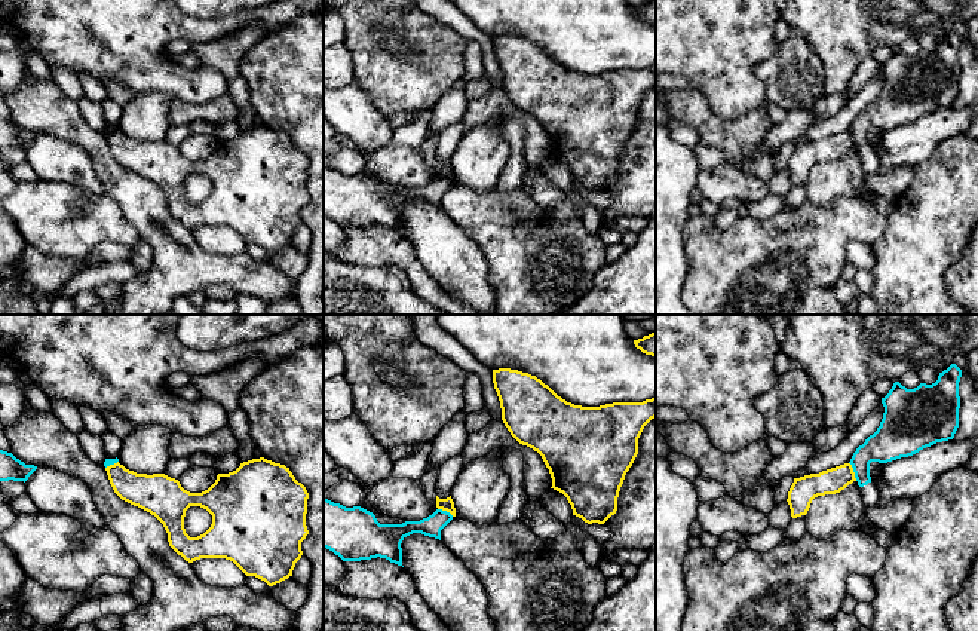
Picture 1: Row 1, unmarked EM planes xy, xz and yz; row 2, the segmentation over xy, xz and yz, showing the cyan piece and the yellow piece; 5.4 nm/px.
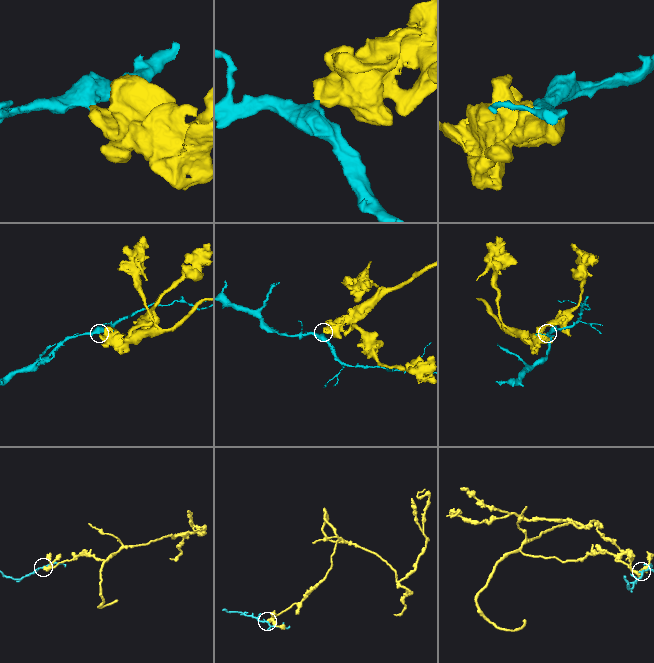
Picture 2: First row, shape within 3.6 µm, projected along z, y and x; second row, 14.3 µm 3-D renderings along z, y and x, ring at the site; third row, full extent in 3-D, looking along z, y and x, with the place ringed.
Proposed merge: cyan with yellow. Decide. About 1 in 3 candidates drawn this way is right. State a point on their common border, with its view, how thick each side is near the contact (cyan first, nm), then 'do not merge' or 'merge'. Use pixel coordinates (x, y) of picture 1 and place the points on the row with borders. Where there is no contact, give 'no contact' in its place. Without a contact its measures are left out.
contact yz (854, 471); calibres 190 and 140 nm; do not merge

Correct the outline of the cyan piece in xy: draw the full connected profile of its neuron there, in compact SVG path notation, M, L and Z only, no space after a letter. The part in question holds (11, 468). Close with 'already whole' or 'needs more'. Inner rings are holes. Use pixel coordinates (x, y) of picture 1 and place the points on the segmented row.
M0 450L0 481L27 481L28 477L37 469L34 465L25 465L12 453Z; already whole

